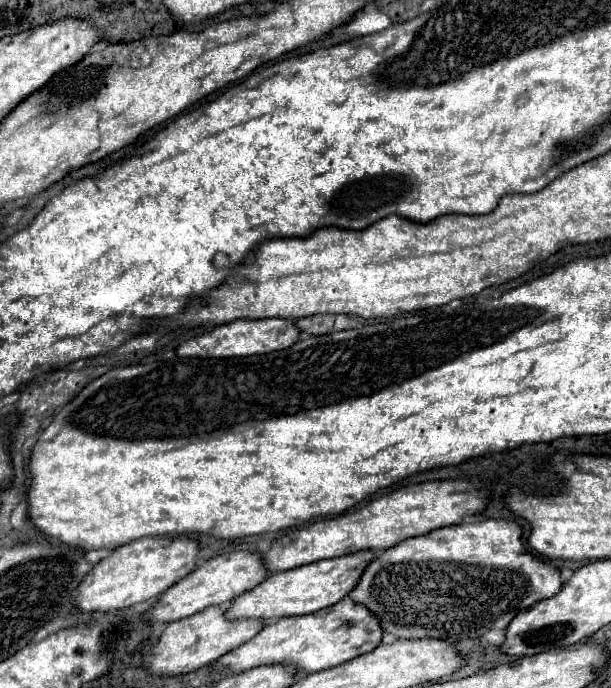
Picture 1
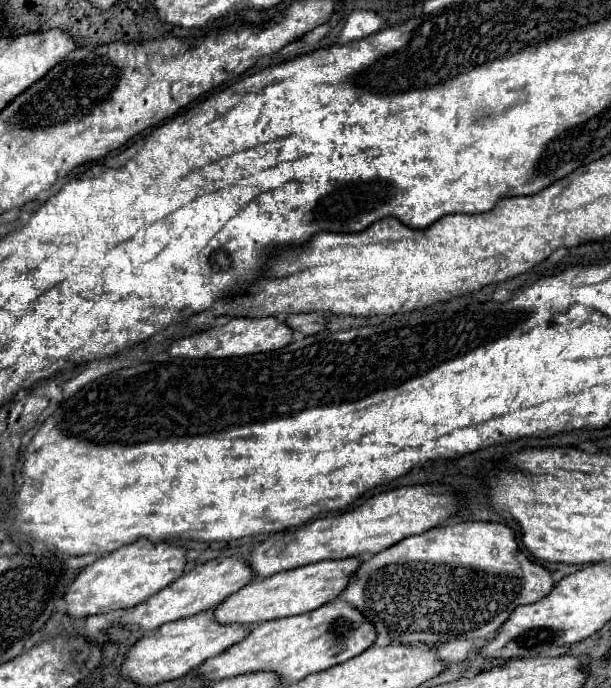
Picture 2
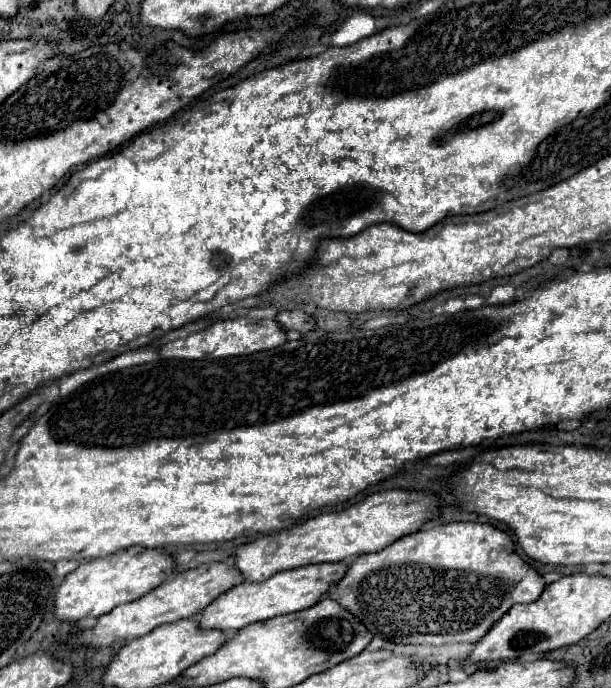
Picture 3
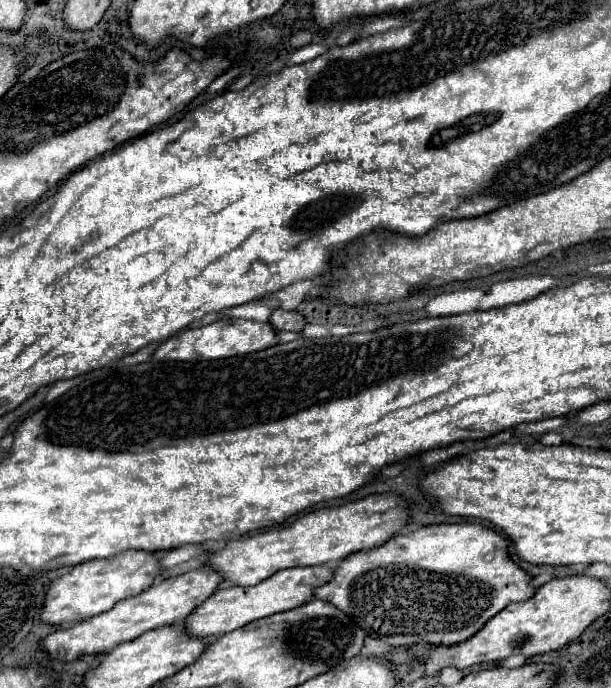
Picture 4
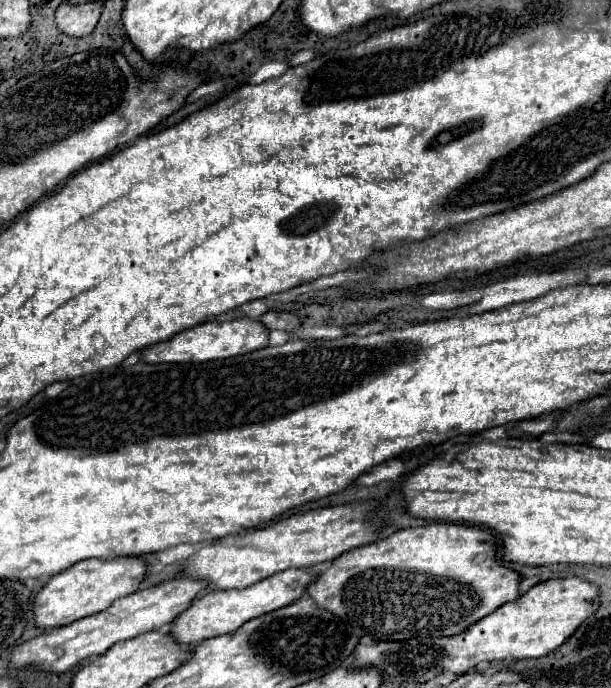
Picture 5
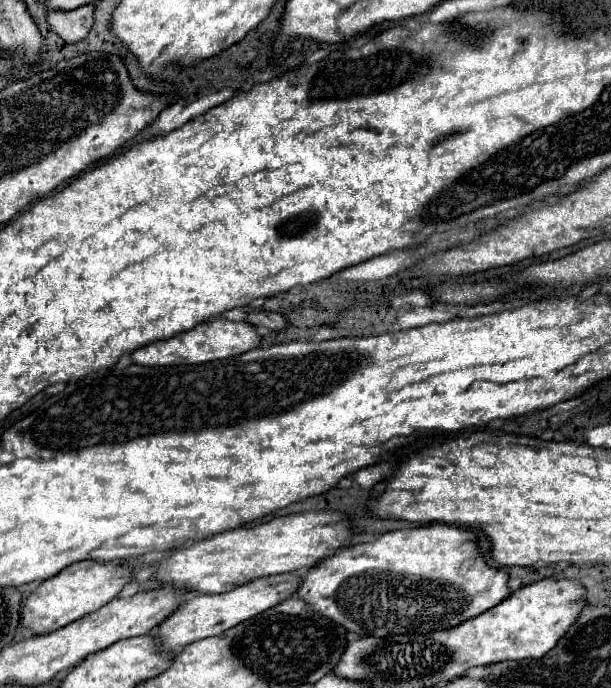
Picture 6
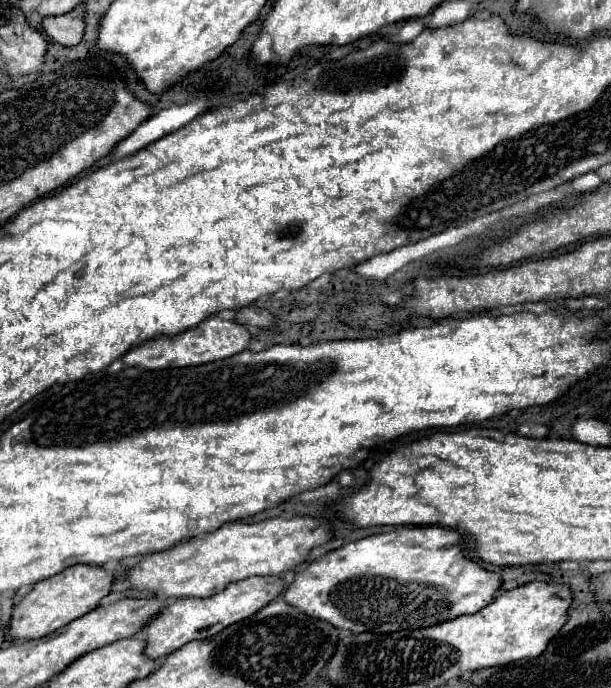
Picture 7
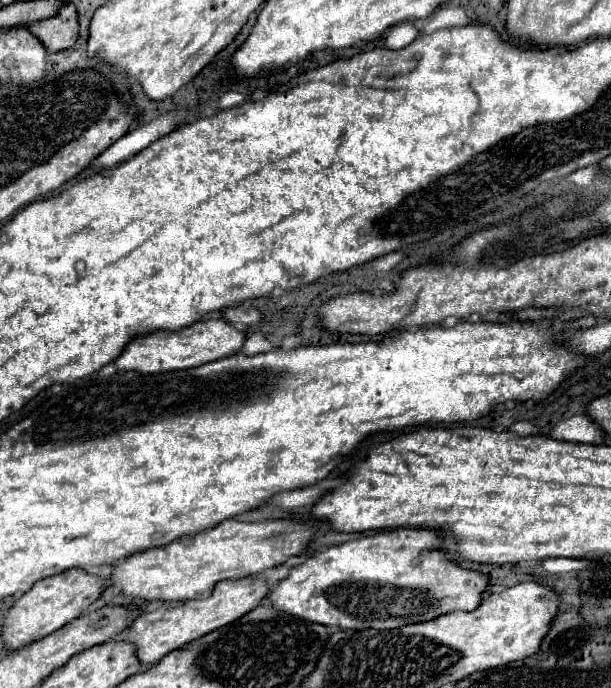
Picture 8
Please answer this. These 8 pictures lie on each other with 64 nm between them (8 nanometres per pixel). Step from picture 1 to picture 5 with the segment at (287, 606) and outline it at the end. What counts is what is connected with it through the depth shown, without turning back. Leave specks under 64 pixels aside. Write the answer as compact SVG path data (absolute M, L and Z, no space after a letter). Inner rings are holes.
M292 568L292 570L278 572L274 576L268 576L242 590L210 590L204 596L196 598L188 606L188 610L184 610L168 626L168 634L182 646L196 646L198 642L202 642L206 638L228 634L252 618L258 618L262 614L268 614L272 610L278 610L282 606L288 606L294 600L298 600L304 594L304 590L312 578L314 578L314 574L310 574L308 570Z

